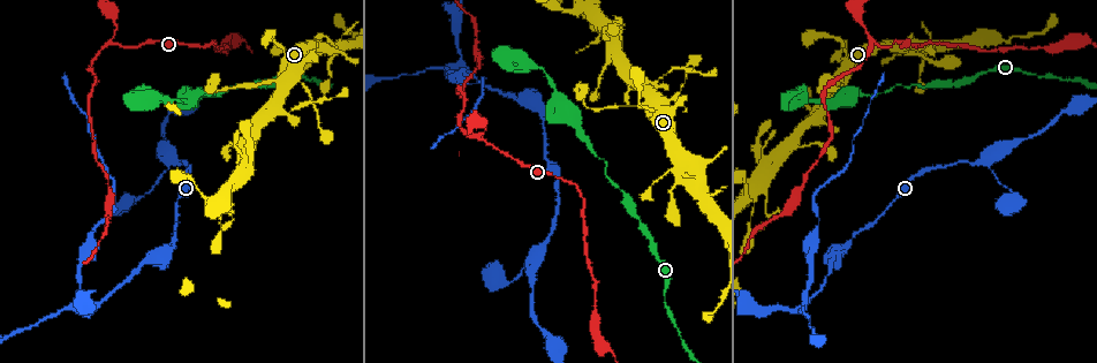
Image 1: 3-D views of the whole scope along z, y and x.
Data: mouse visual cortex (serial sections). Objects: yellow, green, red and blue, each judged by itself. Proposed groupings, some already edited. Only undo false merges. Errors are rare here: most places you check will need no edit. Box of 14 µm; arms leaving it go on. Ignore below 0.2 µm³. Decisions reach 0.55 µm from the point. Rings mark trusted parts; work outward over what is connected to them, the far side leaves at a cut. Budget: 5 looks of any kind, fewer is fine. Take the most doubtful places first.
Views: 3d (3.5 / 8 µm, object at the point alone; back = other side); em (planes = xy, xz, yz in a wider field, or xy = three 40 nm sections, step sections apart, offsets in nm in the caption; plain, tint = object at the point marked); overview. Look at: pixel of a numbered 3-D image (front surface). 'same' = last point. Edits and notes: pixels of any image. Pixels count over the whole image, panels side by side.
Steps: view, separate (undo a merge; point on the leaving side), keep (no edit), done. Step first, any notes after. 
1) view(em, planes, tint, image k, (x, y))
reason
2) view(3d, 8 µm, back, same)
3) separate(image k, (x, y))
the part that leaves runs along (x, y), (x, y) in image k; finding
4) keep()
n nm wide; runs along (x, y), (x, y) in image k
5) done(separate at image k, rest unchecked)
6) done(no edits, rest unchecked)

view(3d, 3.5 µm, image 1, (97, 306))
four-way junction

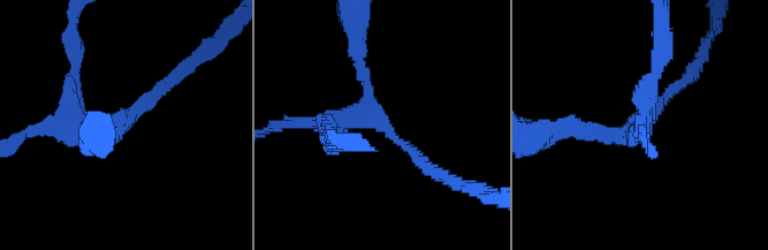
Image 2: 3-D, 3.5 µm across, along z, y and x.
view(em, xy, step 2, tint, image 2, (374, 121))
4 arms; arms of 150, 200, 200, 200 nm; shape alone is not enough

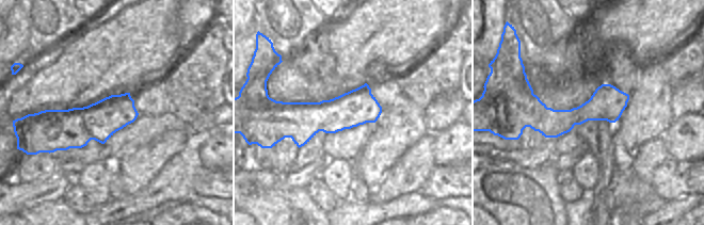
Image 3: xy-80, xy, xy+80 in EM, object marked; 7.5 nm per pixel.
keep()
runs along (626, 97), (575, 116), (523, 101) in image 3; one cell here

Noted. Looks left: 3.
view(3d, 8 µm, image 1, (874, 45))
sharp bend

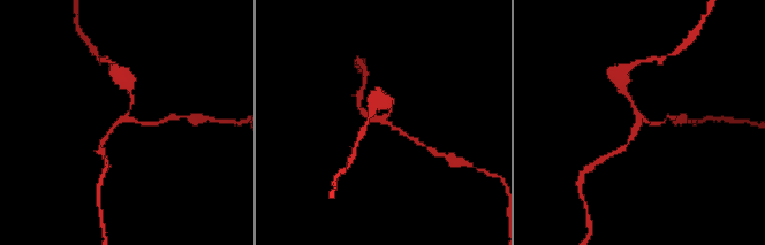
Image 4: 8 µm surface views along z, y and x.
view(em, xy, step 1, tint, image 4, (639, 121))

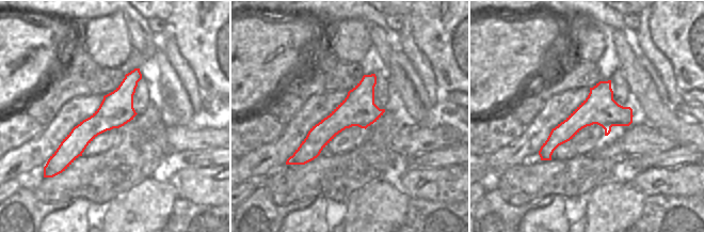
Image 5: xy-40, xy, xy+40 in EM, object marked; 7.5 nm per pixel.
keep()
arms of 150, 200, 200 nm; one cell here

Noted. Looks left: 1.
done(no edits, rest unchecked)

